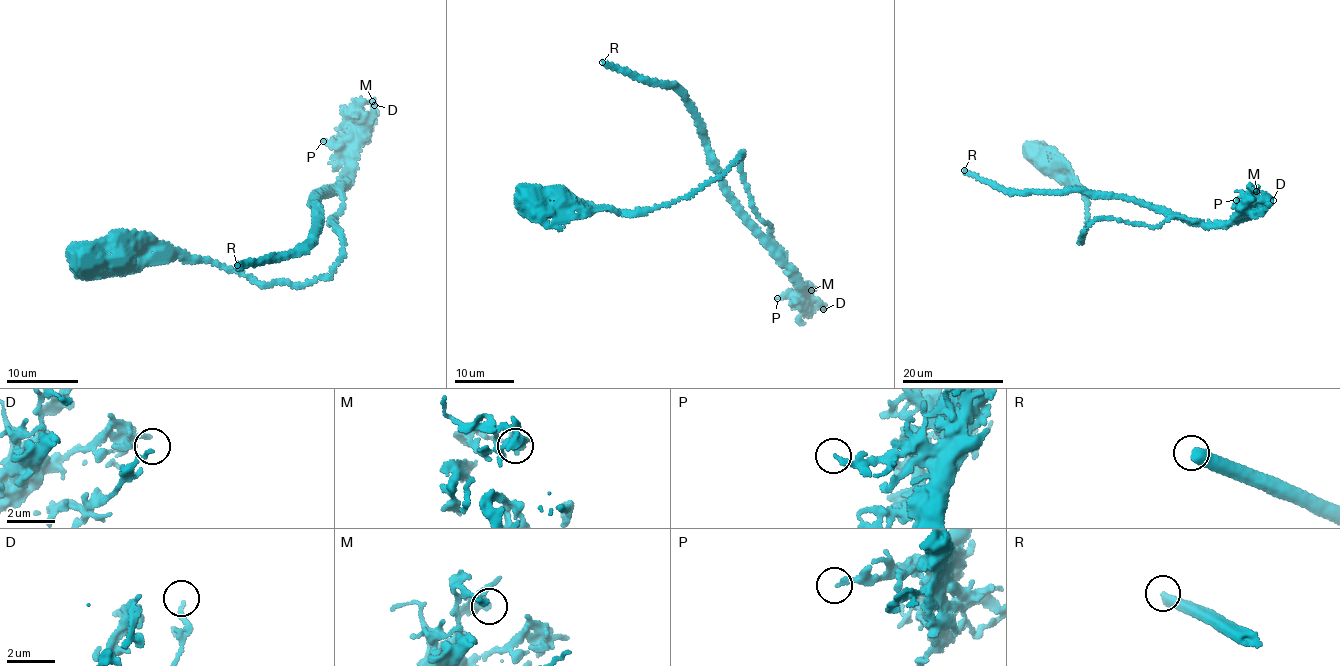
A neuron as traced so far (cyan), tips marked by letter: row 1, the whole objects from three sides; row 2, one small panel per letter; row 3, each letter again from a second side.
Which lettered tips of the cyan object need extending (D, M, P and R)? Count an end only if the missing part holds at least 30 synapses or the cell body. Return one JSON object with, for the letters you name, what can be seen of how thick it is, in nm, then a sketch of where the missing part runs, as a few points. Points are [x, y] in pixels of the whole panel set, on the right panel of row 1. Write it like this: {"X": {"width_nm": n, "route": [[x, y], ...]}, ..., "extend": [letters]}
{"R": {"width_nm": 500}, "extend": ["R"]}

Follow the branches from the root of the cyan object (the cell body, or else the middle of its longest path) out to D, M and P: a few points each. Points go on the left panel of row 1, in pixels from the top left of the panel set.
D: (80, 261), (102, 268), (181, 256), (264, 283), (327, 277), (342, 243), (329, 218), (374, 105)
M: (80, 261), (181, 256), (264, 283), (327, 277), (342, 243), (329, 220), (355, 163), (358, 108), (372, 101)
P: (80, 261), (181, 256), (264, 283), (327, 277), (342, 243), (329, 220), (352, 165), (345, 147), (323, 141)

